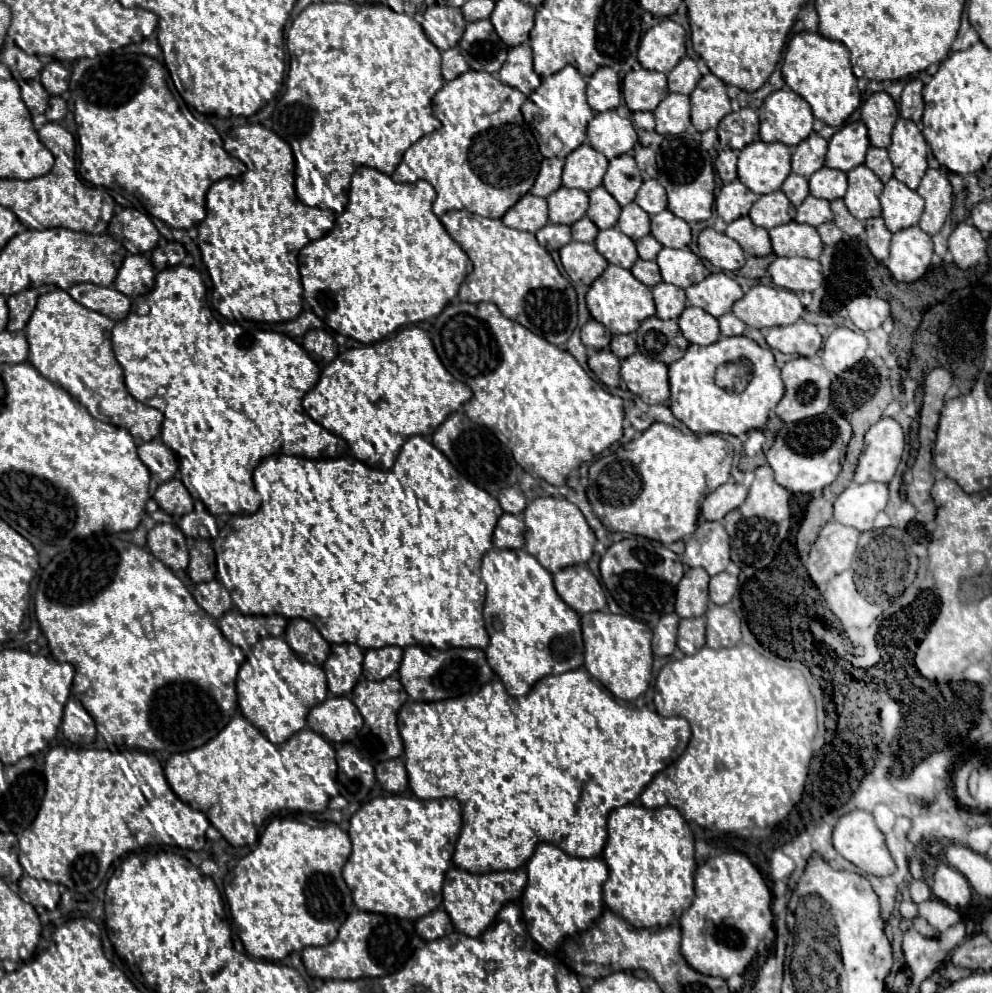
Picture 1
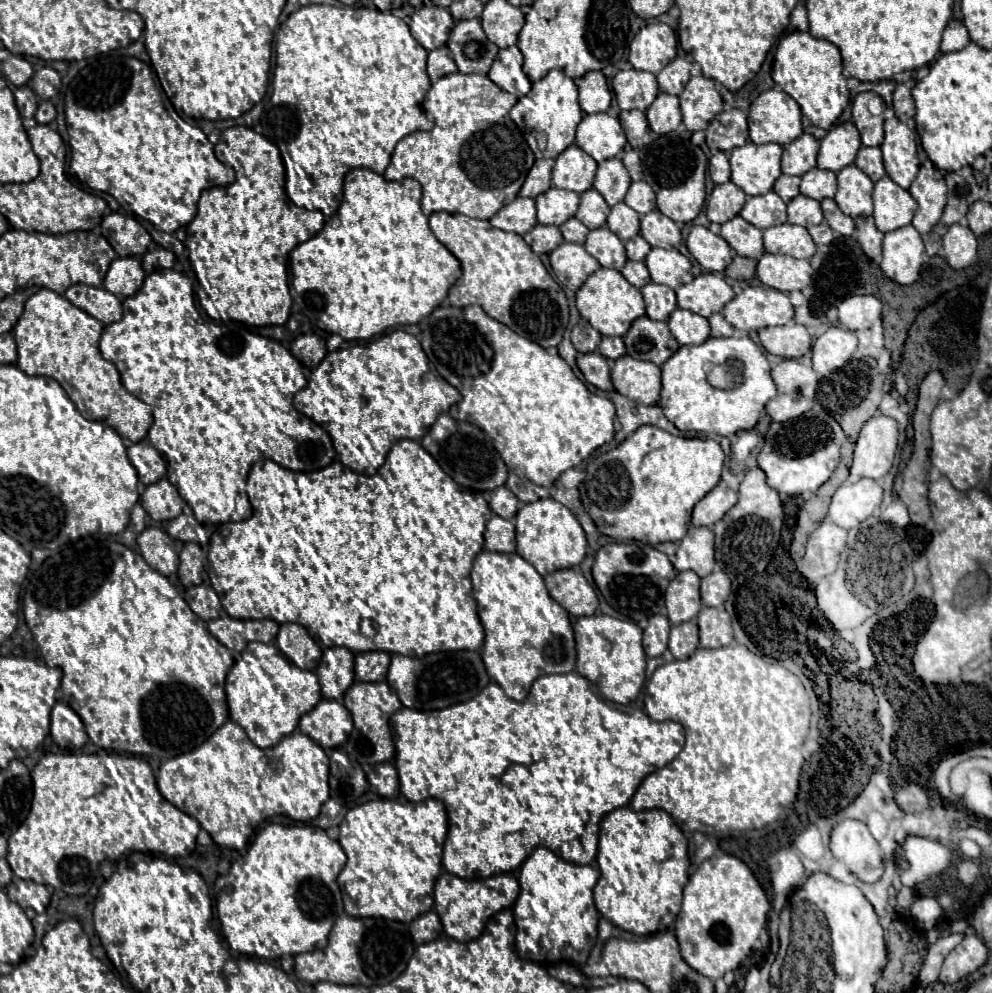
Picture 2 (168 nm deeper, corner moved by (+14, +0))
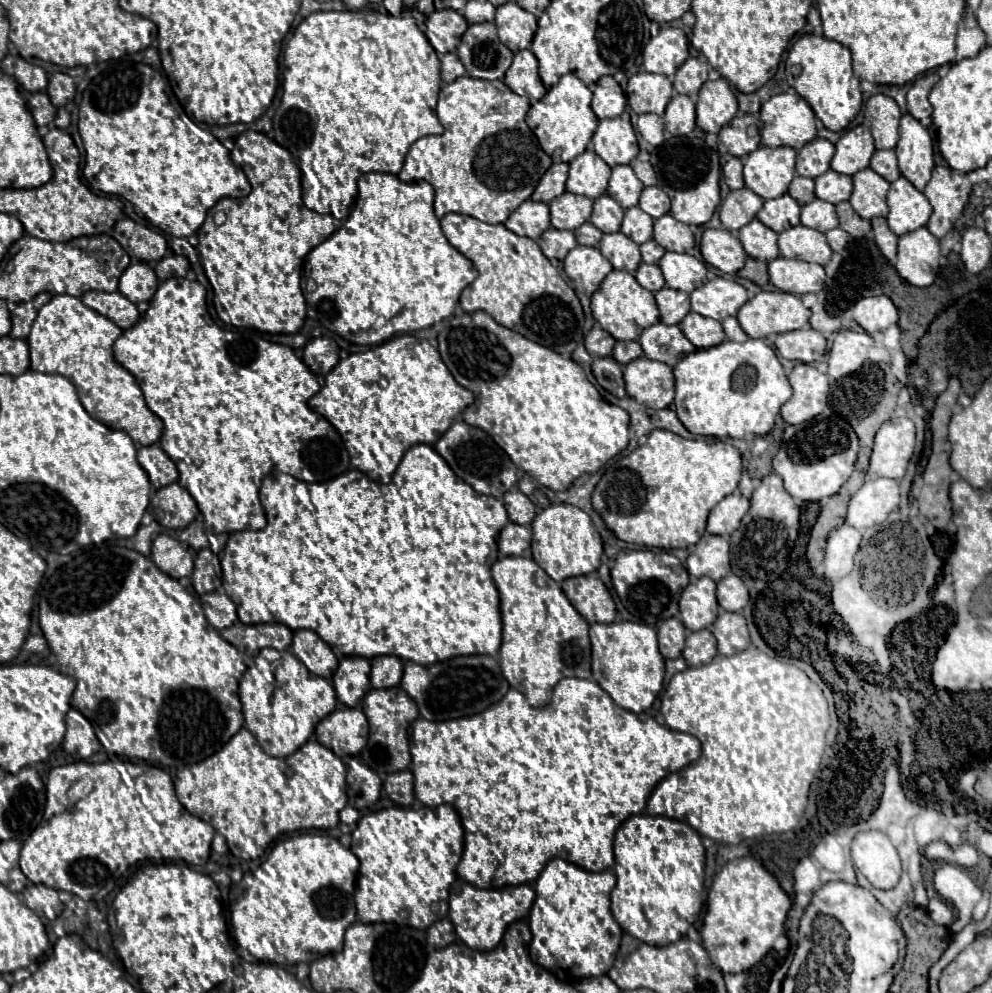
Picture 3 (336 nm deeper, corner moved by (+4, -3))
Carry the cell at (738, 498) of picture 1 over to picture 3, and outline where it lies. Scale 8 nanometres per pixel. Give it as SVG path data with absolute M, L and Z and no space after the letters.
M738 490L726 496L720 504L714 506L714 510L708 516L706 530L716 536L730 536L734 528L738 528L742 516L748 512L750 500L744 498Z

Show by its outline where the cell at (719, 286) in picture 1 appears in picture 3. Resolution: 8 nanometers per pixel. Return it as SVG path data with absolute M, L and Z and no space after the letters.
M718 276L706 282L702 288L696 288L690 294L690 300L694 312L722 322L724 318L738 314L738 310L748 300L748 292L736 280Z

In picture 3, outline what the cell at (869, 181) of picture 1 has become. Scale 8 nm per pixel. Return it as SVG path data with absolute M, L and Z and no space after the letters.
M872 168L856 172L852 180L854 180L854 190L850 196L850 204L856 210L856 214L866 220L876 216L886 216L888 214L886 194L890 182L884 180L880 174L876 174Z

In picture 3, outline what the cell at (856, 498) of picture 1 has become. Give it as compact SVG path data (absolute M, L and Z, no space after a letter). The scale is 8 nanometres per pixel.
M876 478L864 482L864 486L852 496L848 506L846 524L866 530L882 524L892 510L900 504L900 486L896 480Z

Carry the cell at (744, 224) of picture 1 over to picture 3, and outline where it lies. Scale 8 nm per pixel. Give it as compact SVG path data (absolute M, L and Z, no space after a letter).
M754 218L750 224L746 224L738 232L738 238L744 244L744 250L748 252L748 256L762 262L770 262L778 258L778 250L776 250L778 234L768 226L764 226L760 220Z

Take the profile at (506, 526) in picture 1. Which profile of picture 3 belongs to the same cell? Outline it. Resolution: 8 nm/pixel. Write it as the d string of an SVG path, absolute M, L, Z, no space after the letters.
M508 522L508 524L502 528L502 532L500 532L498 548L500 548L500 552L506 554L506 556L532 558L530 540L532 540L532 530L530 530L528 526Z

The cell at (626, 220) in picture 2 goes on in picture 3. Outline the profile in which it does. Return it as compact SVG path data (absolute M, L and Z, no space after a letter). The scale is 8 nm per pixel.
M632 206L624 214L622 232L628 238L632 238L636 244L644 244L646 240L652 238L652 226L654 226L654 220L646 212L642 212L638 206Z

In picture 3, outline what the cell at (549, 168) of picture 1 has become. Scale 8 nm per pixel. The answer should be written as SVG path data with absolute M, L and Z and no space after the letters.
M560 162L560 164L552 164L548 168L548 172L542 176L540 184L536 186L532 200L540 200L540 202L550 202L556 196L560 196L566 188L566 178L568 178L568 164Z

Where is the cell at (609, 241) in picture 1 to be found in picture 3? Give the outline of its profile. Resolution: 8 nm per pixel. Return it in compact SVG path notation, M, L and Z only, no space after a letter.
M622 232L604 234L600 240L600 252L610 260L614 270L626 270L630 274L634 274L642 262L638 244Z

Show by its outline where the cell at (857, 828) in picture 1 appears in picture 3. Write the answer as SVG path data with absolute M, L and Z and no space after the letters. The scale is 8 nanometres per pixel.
M860 832L852 842L854 866L878 890L890 890L900 880L900 858L882 832Z

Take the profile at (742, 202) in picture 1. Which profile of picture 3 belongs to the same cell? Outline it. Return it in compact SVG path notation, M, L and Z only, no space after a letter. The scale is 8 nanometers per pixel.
M750 188L732 190L720 204L720 220L728 230L740 230L756 218L764 200Z

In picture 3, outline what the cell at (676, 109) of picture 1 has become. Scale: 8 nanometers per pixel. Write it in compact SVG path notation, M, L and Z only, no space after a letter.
M676 94L666 106L664 122L666 122L666 130L672 136L690 134L696 126L696 104L688 96Z

